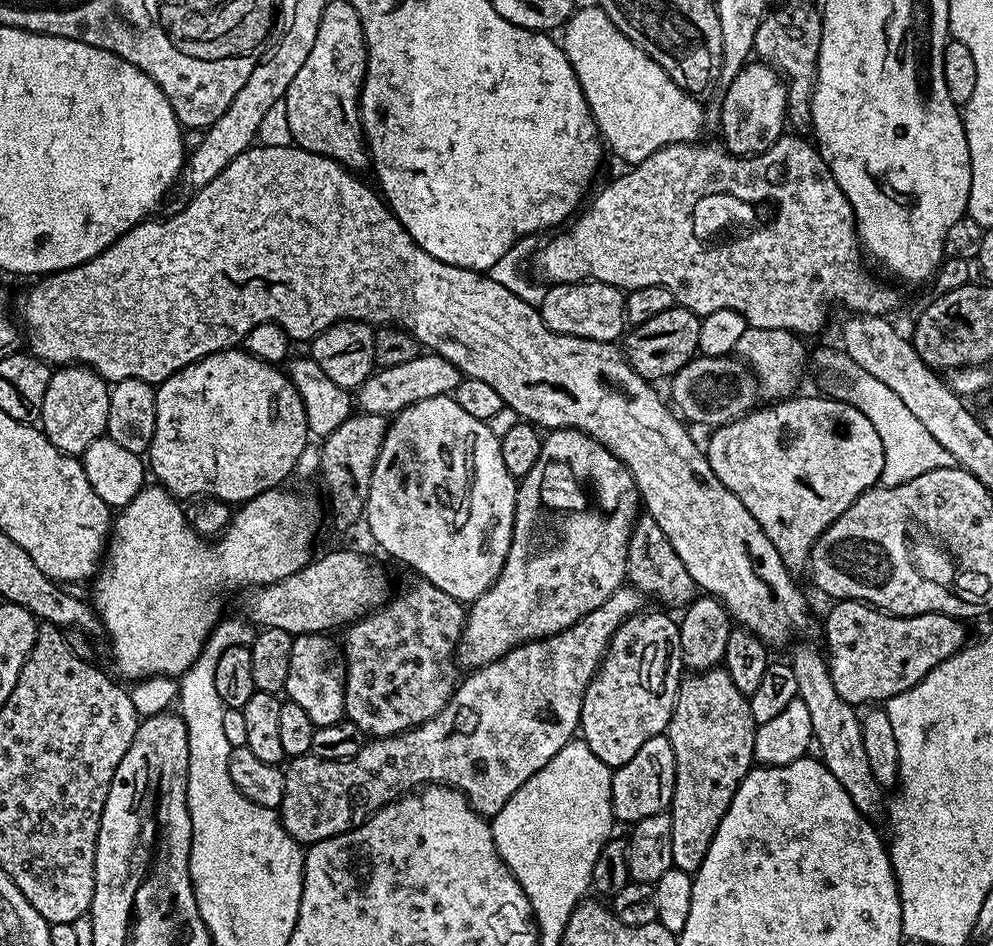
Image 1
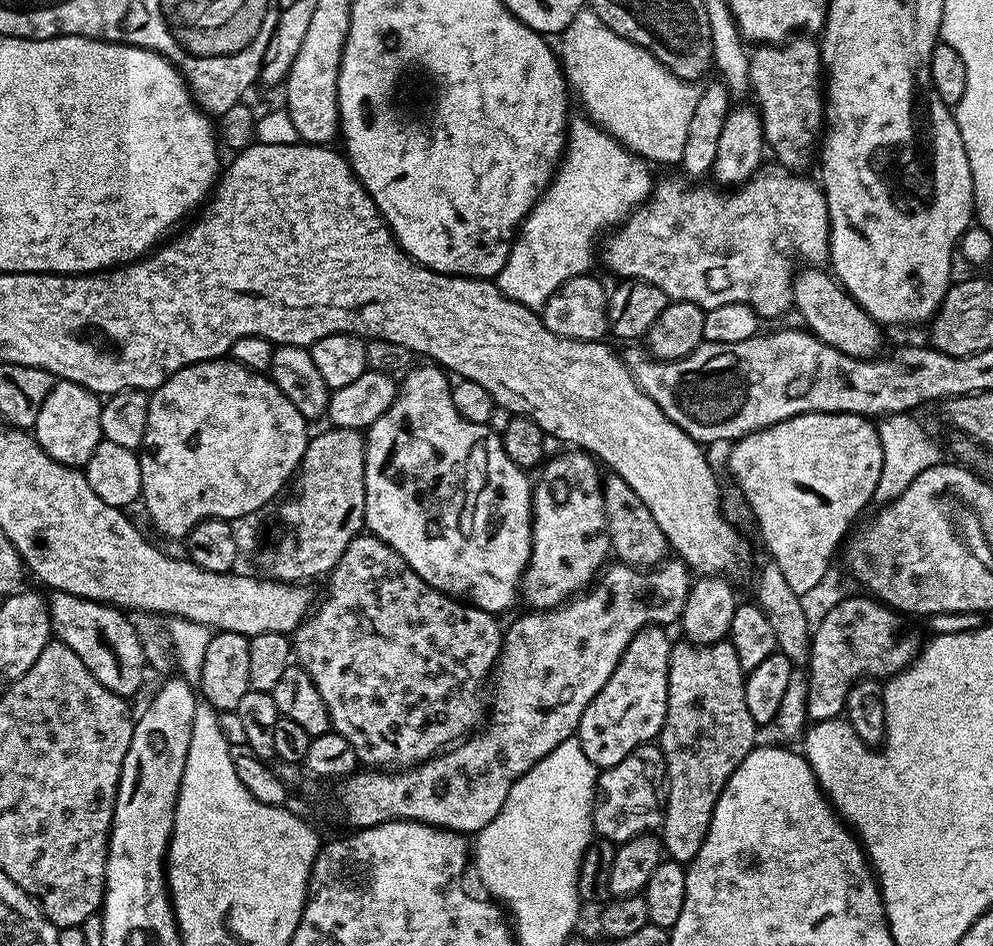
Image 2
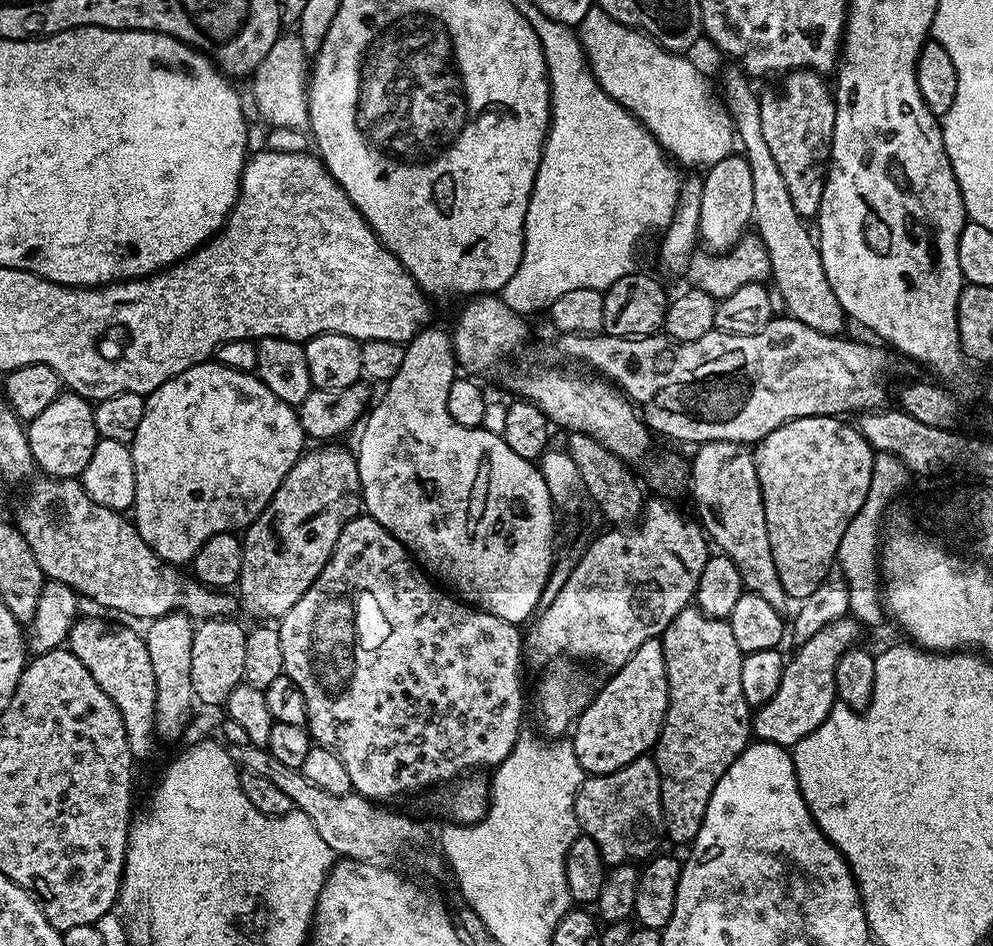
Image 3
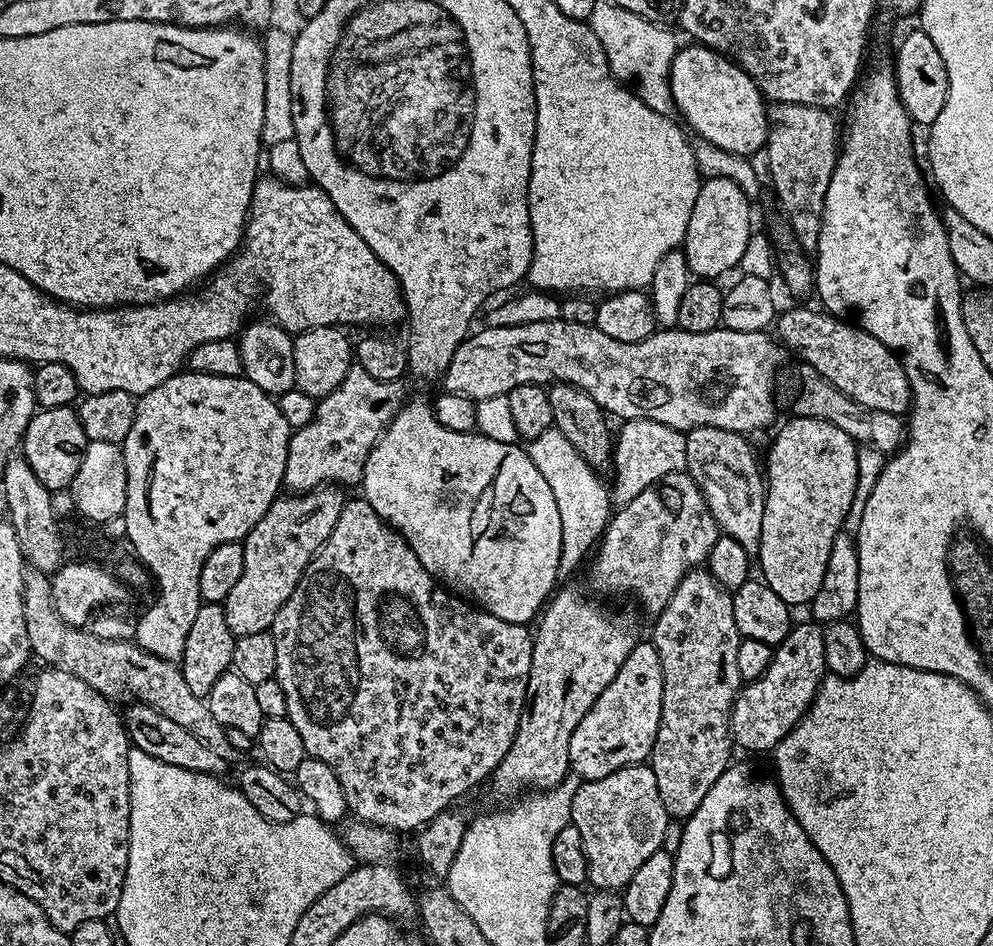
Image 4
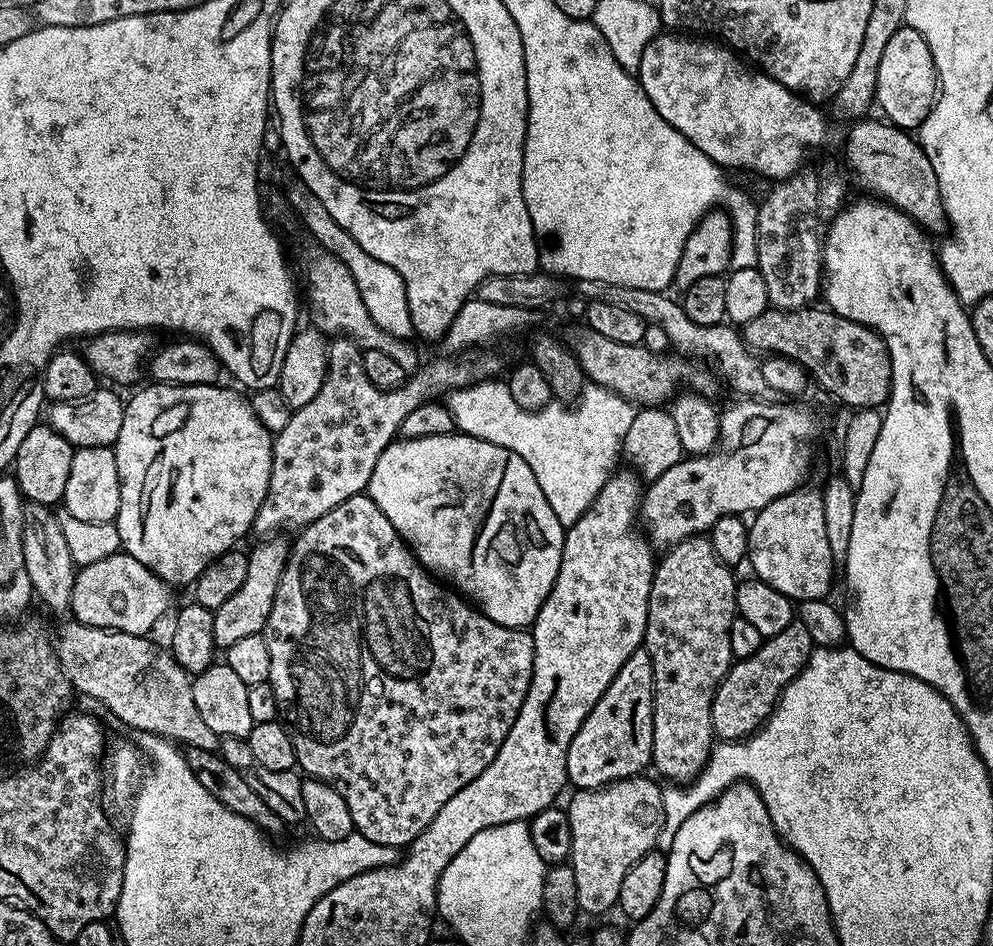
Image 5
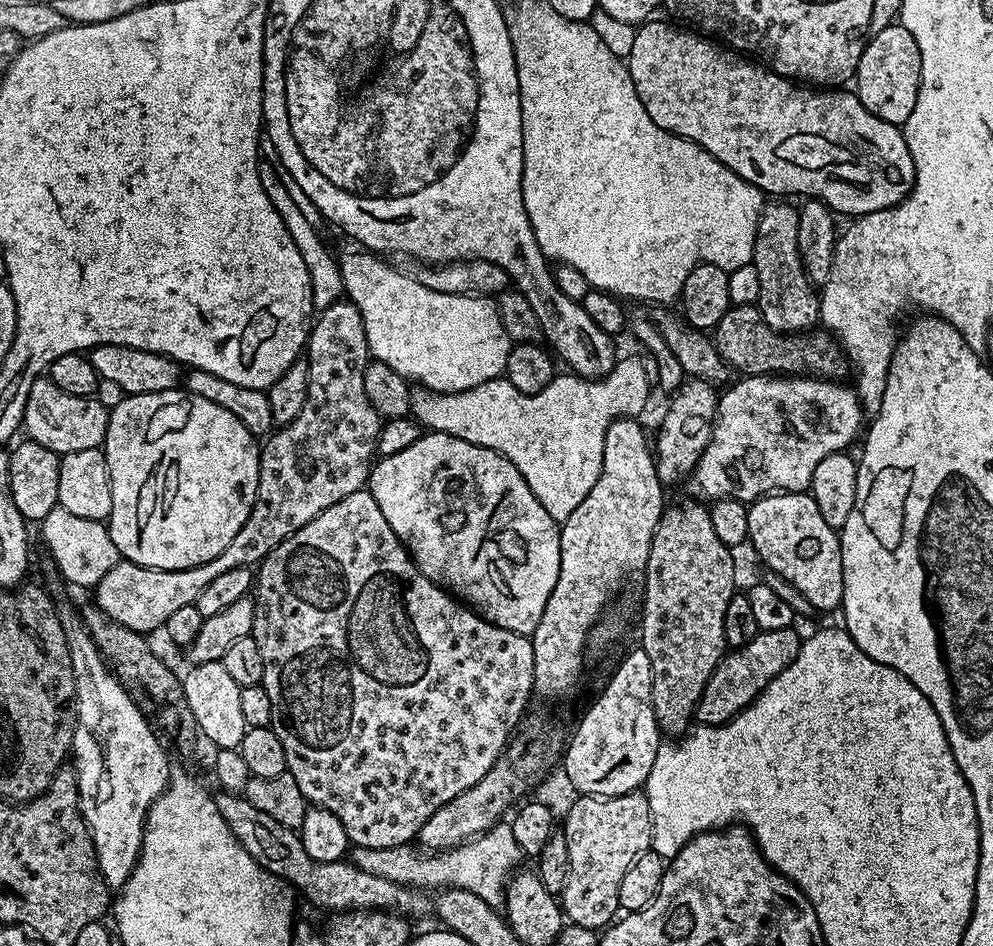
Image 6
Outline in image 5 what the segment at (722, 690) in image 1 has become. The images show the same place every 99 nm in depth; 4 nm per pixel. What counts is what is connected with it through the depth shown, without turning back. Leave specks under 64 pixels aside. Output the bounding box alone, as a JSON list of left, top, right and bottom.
[643,535,737,786]

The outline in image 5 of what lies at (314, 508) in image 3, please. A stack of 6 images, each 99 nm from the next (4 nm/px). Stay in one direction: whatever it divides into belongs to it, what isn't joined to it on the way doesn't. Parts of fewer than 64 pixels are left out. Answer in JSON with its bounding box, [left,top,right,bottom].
[212,534,289,650]

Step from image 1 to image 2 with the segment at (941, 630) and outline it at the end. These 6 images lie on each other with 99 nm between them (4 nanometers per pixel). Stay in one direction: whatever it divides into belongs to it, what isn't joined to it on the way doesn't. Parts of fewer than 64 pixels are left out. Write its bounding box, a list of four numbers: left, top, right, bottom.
[806,595,920,720]

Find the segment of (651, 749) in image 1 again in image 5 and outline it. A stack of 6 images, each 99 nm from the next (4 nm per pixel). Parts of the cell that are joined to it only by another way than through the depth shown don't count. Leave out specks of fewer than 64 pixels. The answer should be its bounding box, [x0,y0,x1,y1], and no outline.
[566,774,664,913]

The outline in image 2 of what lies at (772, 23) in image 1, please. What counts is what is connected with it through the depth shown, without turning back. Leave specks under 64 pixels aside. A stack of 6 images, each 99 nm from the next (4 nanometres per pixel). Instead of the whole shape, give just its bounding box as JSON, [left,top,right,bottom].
[748,34,826,172]

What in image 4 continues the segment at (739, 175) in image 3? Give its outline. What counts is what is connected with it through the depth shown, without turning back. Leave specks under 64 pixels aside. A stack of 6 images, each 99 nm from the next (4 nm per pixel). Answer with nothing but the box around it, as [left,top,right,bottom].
[682,178,754,281]

